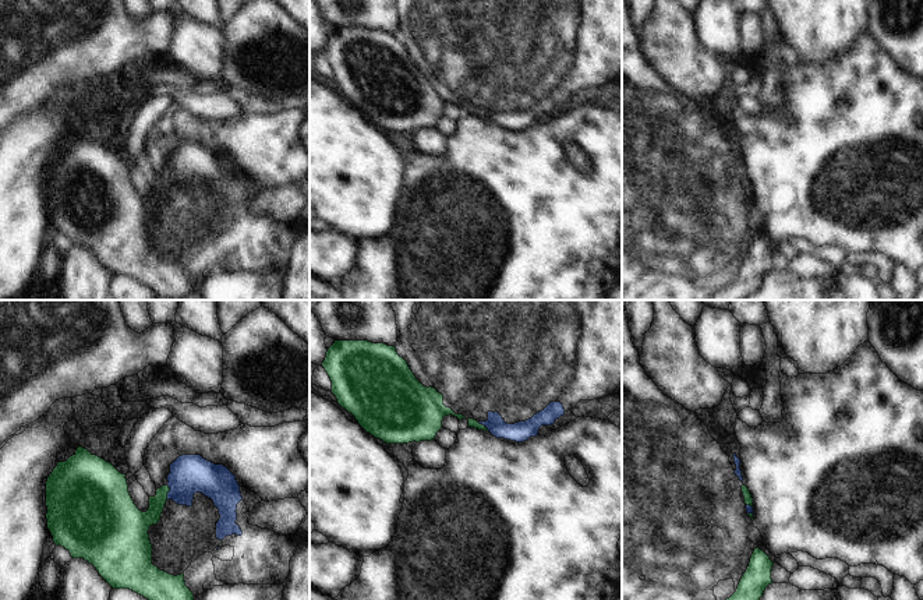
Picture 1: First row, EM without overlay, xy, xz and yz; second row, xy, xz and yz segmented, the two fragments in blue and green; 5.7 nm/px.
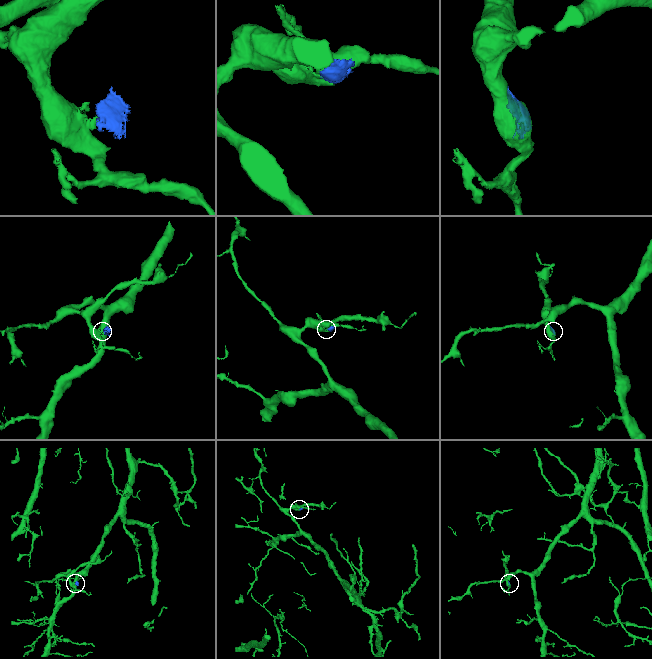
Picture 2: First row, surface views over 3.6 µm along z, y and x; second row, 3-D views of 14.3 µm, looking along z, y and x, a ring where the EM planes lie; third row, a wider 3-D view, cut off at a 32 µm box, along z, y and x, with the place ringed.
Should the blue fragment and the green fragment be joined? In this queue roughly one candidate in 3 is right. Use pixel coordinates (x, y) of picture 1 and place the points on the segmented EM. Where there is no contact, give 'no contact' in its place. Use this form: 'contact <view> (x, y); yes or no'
contact xy (169, 491); no

